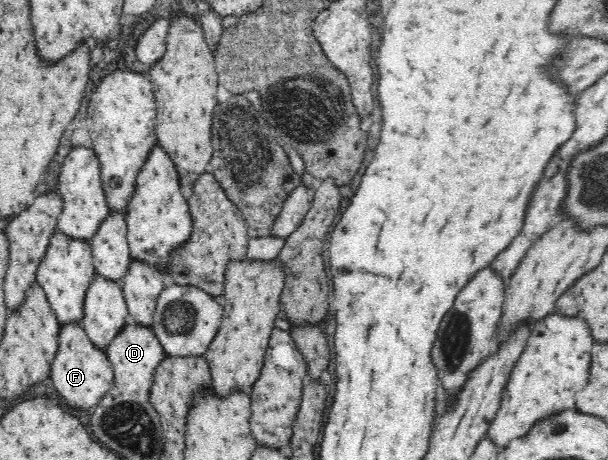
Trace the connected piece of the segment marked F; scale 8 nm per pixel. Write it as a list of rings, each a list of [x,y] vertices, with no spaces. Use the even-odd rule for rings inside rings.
[[[69,321],[61,325],[58,334],[58,350],[51,363],[49,377],[57,393],[71,406],[89,408],[109,392],[114,385],[114,369],[106,350],[97,347],[87,335],[79,321]]]

